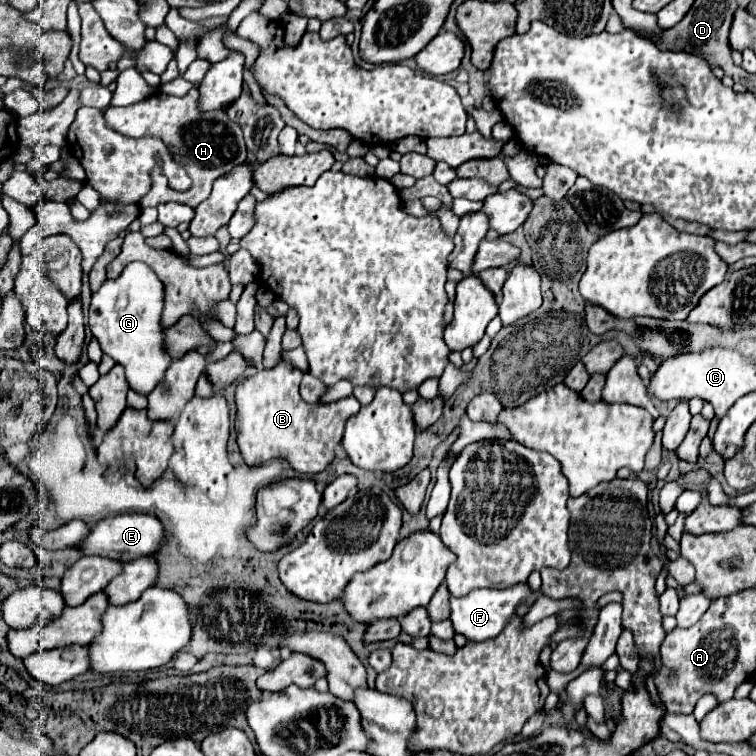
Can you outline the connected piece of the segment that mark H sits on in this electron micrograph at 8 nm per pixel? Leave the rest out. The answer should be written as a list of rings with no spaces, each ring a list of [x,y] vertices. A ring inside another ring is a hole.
[[[192,87],[184,97],[174,97],[174,95],[166,95],[158,91],[150,95],[148,99],[128,105],[128,107],[108,107],[104,111],[104,117],[108,121],[108,127],[116,129],[122,135],[132,138],[160,137],[170,147],[170,153],[174,155],[174,159],[186,167],[192,179],[190,191],[186,193],[172,191],[167,178],[161,174],[159,162],[151,172],[152,186],[146,193],[146,197],[140,201],[140,207],[156,207],[158,203],[164,203],[164,201],[176,201],[176,203],[184,203],[190,207],[198,207],[200,201],[204,201],[210,195],[212,183],[218,177],[230,173],[236,165],[246,161],[246,145],[242,139],[240,125],[230,121],[224,109],[202,113],[198,109],[198,89],[196,87]],[[150,105],[162,105],[162,107],[150,107]],[[150,109],[162,109],[162,111],[150,111]]]

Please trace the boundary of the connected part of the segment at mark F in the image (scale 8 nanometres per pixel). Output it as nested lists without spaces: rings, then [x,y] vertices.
[[[526,583],[508,587],[508,589],[474,589],[470,591],[466,597],[452,597],[450,599],[450,621],[454,627],[456,635],[464,635],[468,641],[486,641],[486,639],[494,639],[504,625],[508,623],[508,619],[516,613],[516,607],[520,601],[524,601],[528,595],[532,595],[530,587]]]

